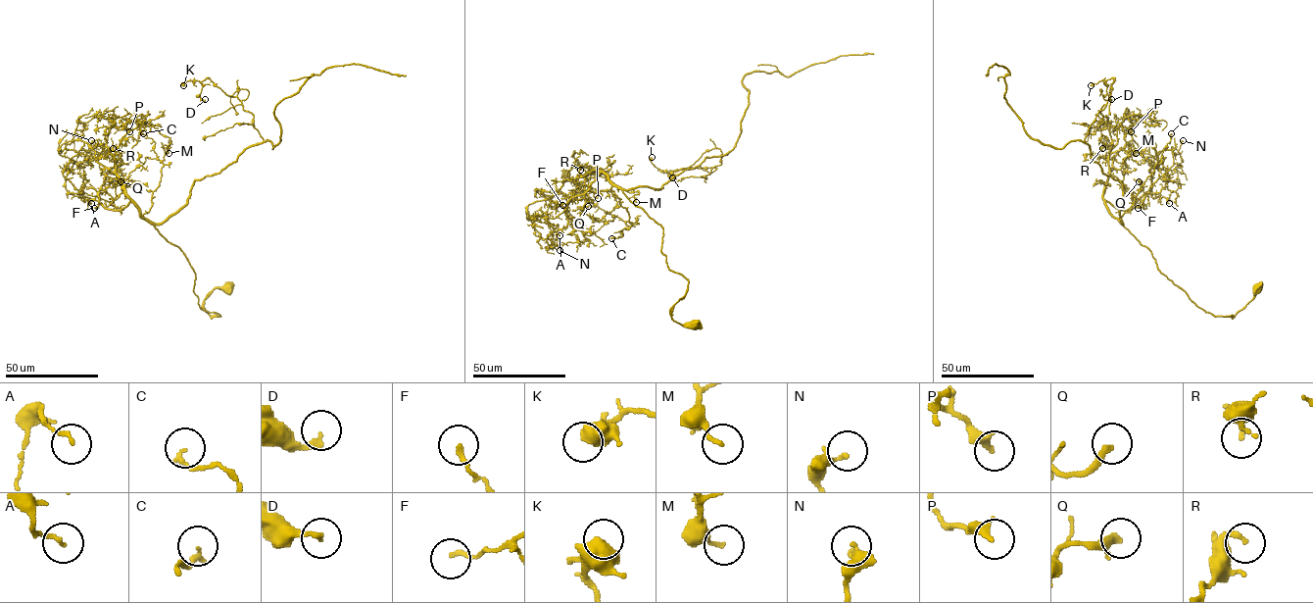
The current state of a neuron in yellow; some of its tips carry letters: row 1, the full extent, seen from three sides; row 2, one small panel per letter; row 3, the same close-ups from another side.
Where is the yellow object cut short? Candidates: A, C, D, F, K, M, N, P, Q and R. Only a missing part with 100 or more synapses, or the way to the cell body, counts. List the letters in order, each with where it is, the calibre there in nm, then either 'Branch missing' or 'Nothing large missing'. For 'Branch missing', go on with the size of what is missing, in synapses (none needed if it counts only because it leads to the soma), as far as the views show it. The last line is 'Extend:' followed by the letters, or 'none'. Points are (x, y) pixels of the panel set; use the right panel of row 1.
A: Place: (1169, 203). Thickness 120 nm. Nothing large missing
C: Place: (1171, 133). Thickness 160 nm. Nothing large missing
D: Place: (1111, 99). Thickness 200 nm. Nothing large missing
F: Place: (1138, 208). Thickness 160 nm. Nothing large missing
K: Place: (1091, 85). Thickness 700 nm. Nothing large missing
M: Place: (1136, 153). Thickness 140 nm. Nothing large missing
N: Place: (1183, 140). Thickness 120 nm. Nothing large missing
P: Place: (1131, 131). Thickness 320 nm. Nothing large missing
Q: Place: (1139, 181). Thickness 320 nm. Nothing large missing
R: Place: (1102, 148). Thickness 160 nm. Nothing large missing
Extend: none

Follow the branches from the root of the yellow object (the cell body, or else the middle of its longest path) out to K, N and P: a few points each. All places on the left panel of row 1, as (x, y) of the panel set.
K: (229, 288), (204, 302), (219, 316), (202, 309), (154, 225), (263, 138), (236, 97), (183, 85)
N: (229, 288), (205, 299), (211, 315), (184, 253), (132, 202), (100, 202), (83, 181), (91, 140)
P: (229, 288), (204, 302), (219, 316), (202, 309), (184, 253), (126, 196), (107, 142), (114, 126), (129, 131)

